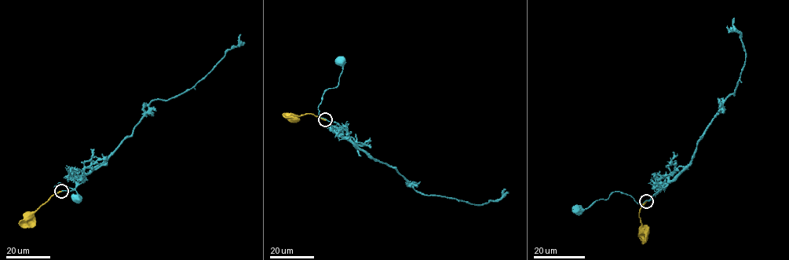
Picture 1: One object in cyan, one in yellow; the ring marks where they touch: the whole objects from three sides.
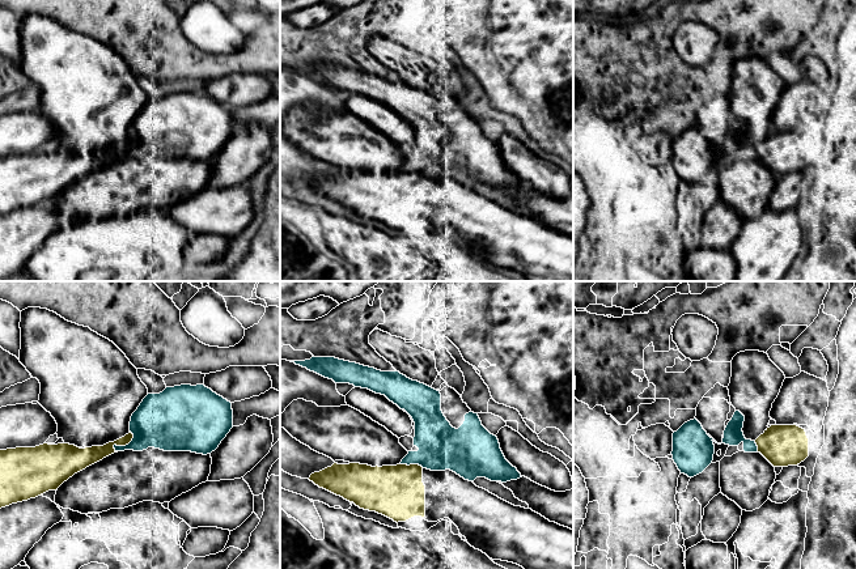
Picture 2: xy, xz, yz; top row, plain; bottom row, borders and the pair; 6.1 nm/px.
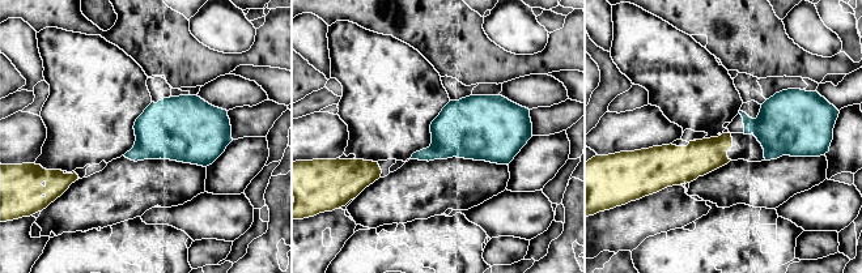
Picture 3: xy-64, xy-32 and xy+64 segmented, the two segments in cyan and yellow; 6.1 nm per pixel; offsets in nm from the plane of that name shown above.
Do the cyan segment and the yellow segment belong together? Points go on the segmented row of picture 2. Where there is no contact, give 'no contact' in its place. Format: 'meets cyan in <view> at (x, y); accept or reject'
meets cyan in xy at (126, 445); reject

